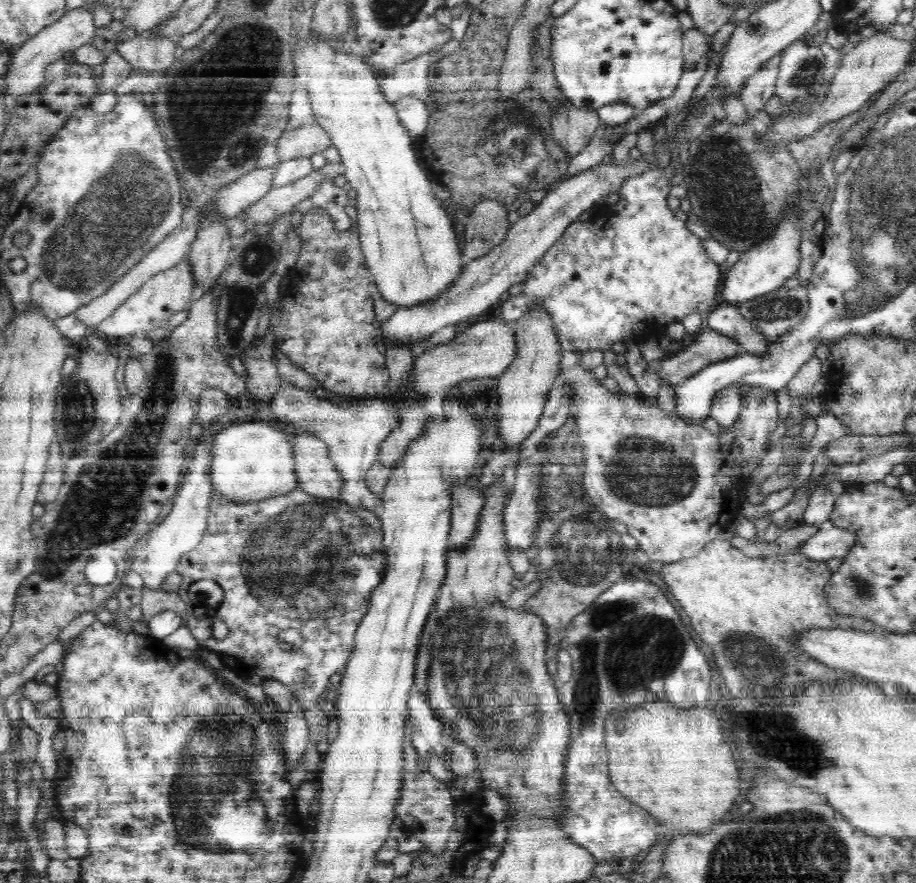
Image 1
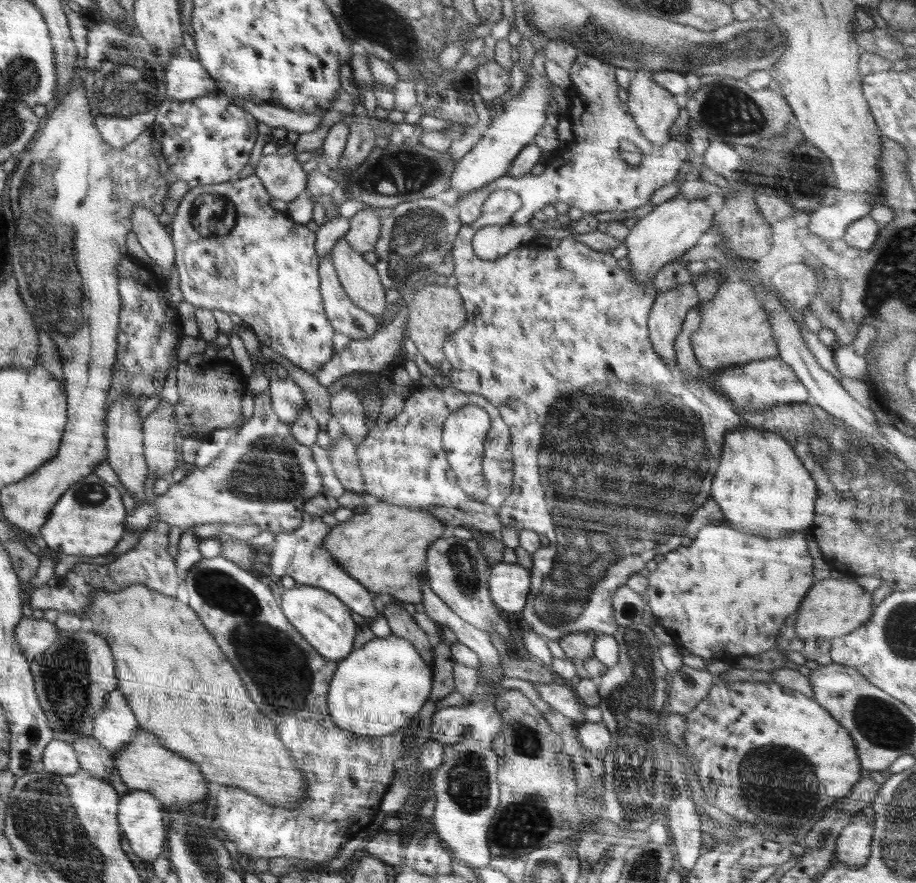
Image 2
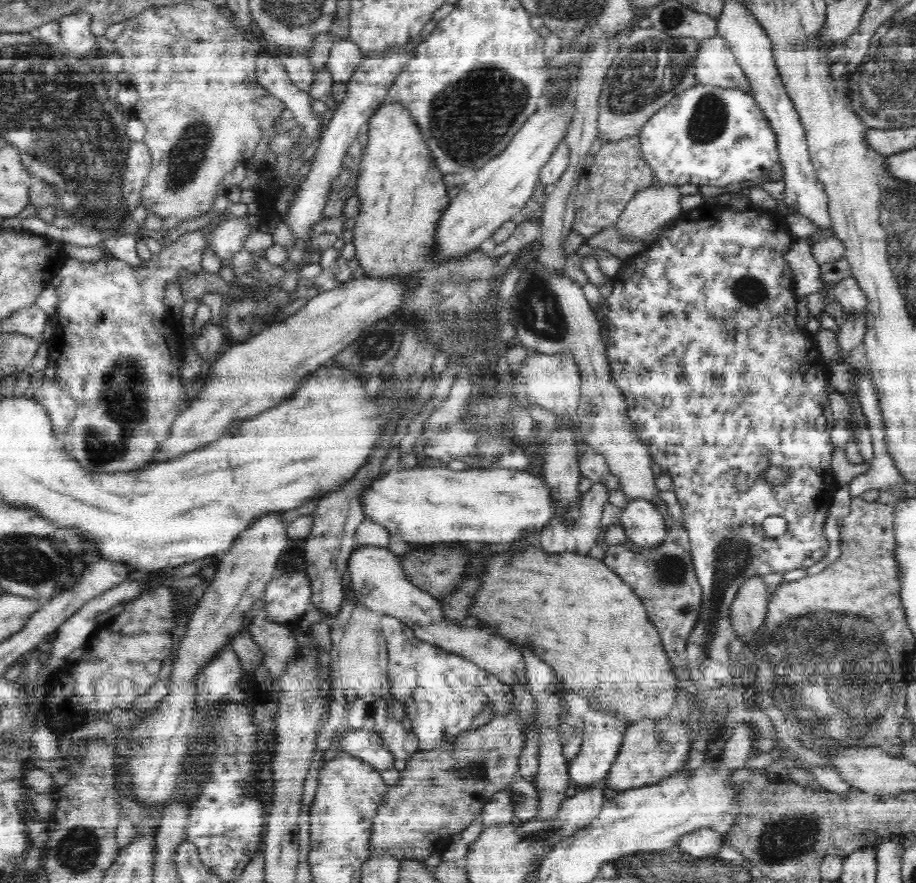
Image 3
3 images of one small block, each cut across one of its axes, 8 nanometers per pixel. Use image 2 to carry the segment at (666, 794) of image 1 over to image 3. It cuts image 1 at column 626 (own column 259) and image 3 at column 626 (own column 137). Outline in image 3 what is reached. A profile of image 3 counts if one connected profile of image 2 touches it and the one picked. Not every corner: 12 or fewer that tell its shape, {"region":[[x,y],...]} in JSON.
{"region":[[490,550],[470,616],[628,724],[684,685],[604,561]]}

